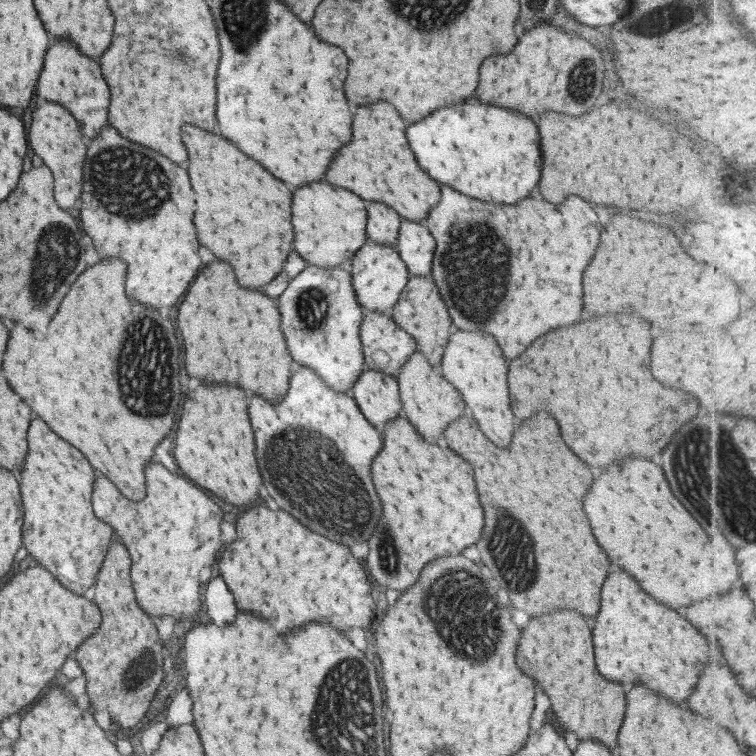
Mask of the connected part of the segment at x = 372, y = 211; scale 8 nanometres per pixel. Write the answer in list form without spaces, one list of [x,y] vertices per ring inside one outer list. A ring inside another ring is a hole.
[[[378,202],[368,204],[367,236],[377,244],[395,246],[399,228],[401,227],[401,216],[389,206]]]

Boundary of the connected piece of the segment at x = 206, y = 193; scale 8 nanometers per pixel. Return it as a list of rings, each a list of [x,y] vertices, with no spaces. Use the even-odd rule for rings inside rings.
[[[190,124],[182,128],[182,140],[190,152],[188,174],[198,198],[194,224],[200,244],[208,246],[214,254],[220,254],[220,250],[224,250],[222,254],[252,254],[218,258],[234,268],[240,286],[262,288],[280,274],[282,264],[292,250],[292,192],[284,182],[274,178],[252,158],[244,156],[224,138],[214,134],[210,136],[208,132]],[[232,240],[244,240],[248,248],[236,248],[236,244],[232,246]]]

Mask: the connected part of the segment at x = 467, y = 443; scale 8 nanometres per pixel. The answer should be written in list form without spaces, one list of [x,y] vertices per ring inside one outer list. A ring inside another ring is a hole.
[[[462,416],[458,422],[450,424],[448,430],[444,432],[444,436],[446,436],[448,446],[454,452],[458,452],[470,464],[476,462],[480,466],[480,470],[482,470],[482,466],[494,466],[498,448],[482,436],[482,432],[478,430],[478,424],[470,416]]]

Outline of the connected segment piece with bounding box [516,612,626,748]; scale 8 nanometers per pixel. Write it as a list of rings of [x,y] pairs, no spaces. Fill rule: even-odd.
[[[554,612],[530,620],[528,628],[520,638],[516,662],[522,668],[522,672],[526,670],[524,674],[534,678],[536,684],[546,692],[552,704],[552,712],[556,714],[562,730],[574,730],[579,740],[598,738],[598,742],[602,742],[604,746],[614,748],[626,712],[624,688],[616,682],[608,682],[598,674],[594,664],[592,636],[586,620],[576,612],[564,612],[564,620],[560,620],[558,616],[560,614]],[[542,650],[546,650],[544,658],[540,656]],[[592,726],[596,728],[592,730]]]

